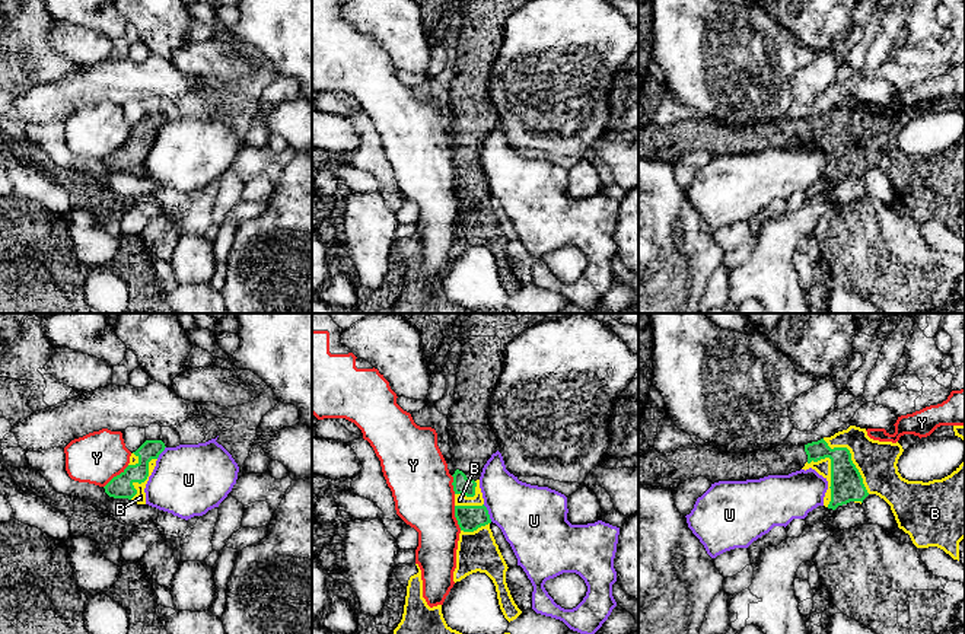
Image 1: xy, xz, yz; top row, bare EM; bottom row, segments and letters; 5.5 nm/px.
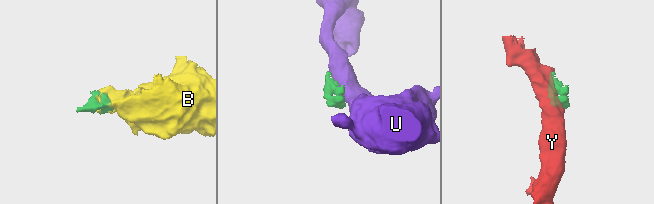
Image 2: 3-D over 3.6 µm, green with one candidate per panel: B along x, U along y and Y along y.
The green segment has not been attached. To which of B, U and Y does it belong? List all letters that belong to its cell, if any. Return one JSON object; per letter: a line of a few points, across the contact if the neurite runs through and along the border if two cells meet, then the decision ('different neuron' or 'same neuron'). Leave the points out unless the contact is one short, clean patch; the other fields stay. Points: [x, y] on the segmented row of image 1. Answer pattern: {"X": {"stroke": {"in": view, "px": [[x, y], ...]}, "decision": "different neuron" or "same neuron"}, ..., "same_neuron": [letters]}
{"B": {"decision": "same neuron"}, "U": {"decision": "different neuron"}, "Y": {"decision": "different neuron"}, "same_neuron": ["B"]}

